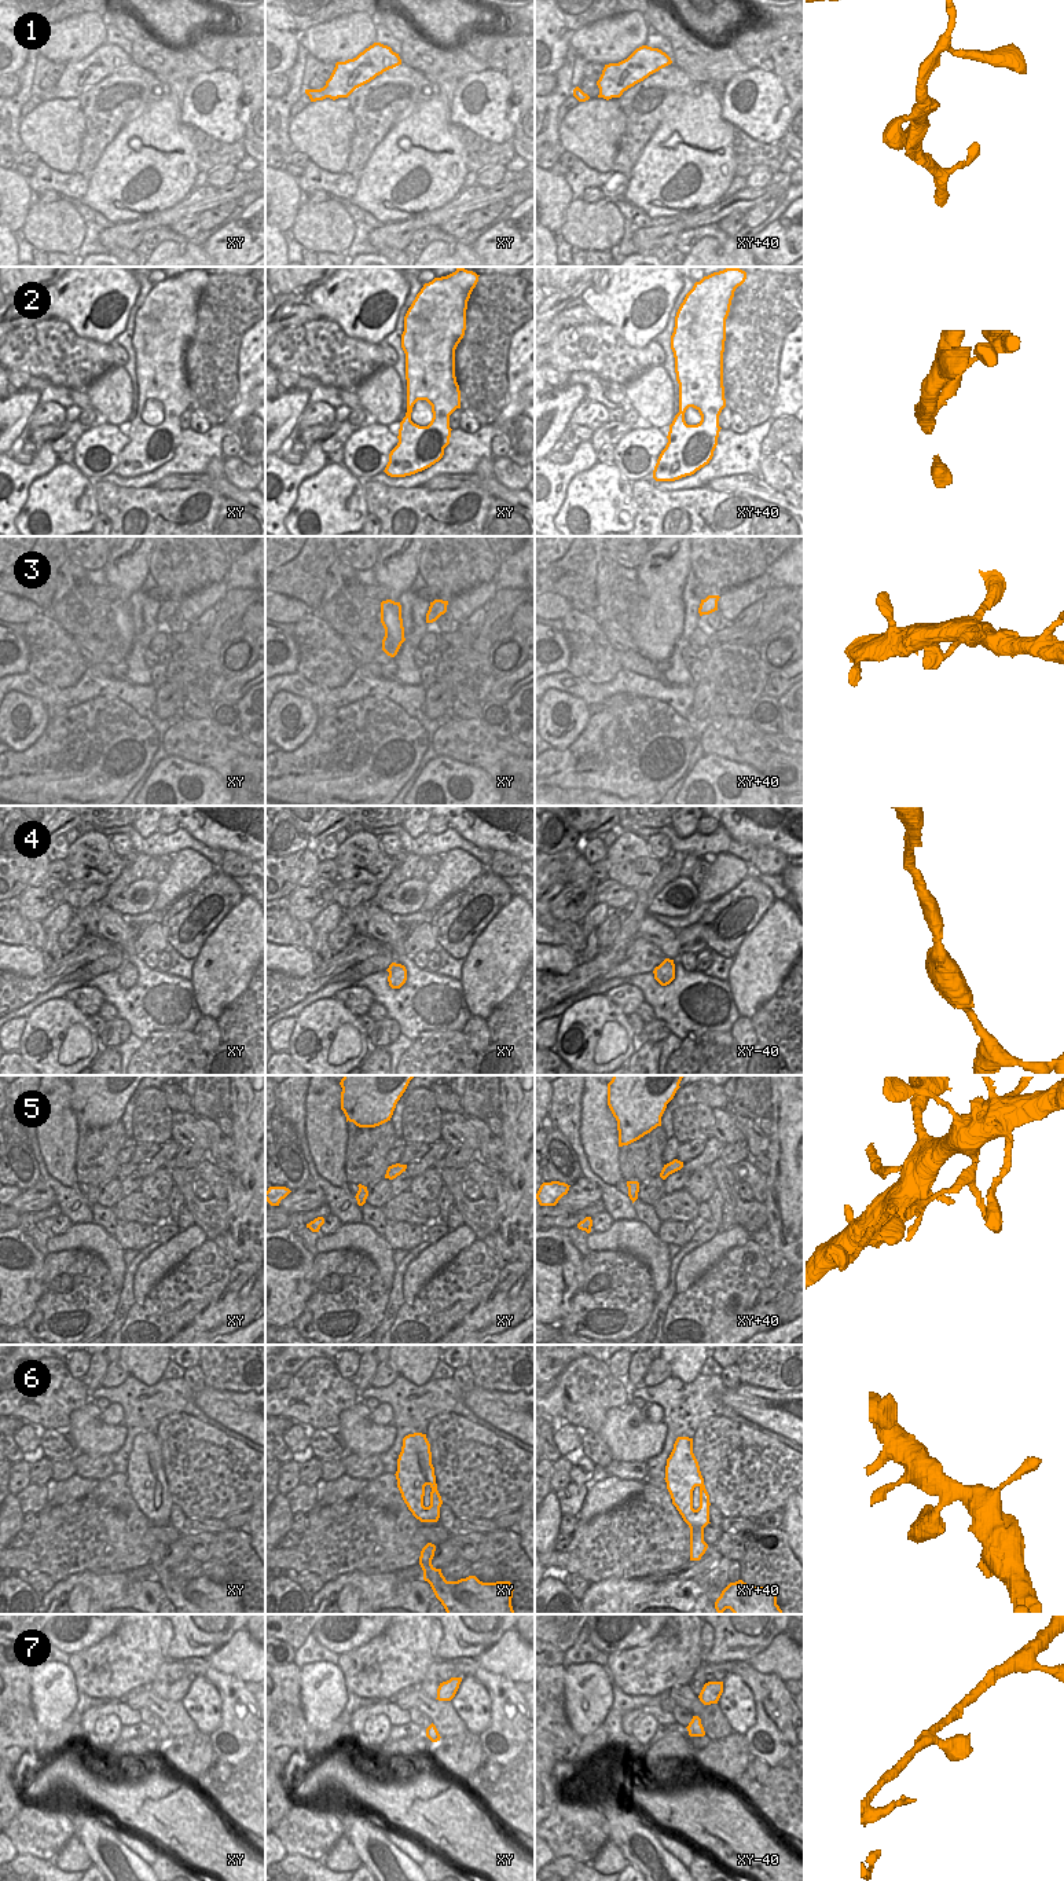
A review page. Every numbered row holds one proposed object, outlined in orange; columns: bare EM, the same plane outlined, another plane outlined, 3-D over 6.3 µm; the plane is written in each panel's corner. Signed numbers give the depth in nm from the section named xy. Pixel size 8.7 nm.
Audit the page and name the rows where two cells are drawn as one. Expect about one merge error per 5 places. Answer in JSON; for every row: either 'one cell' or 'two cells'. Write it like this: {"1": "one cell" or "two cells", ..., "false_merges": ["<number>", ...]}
{"1": "one cell", "2": "one cell", "3": "one cell", "4": "one cell", "5": "one cell", "6": "one cell", "7": "one cell", "false_merges": []}

